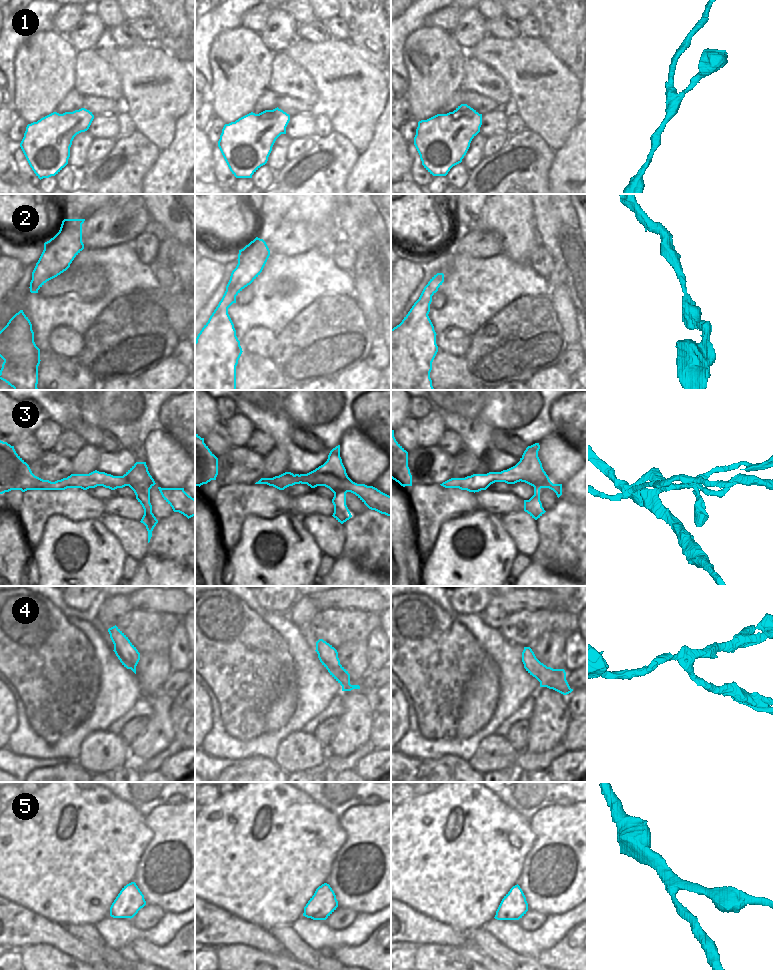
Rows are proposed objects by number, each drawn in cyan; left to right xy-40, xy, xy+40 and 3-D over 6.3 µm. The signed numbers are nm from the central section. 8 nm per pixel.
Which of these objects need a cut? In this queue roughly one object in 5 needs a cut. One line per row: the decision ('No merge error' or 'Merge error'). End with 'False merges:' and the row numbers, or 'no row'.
1: No merge error
2: No merge error
3: Merge error
4: No merge error
5: No merge error
False merges: 3

